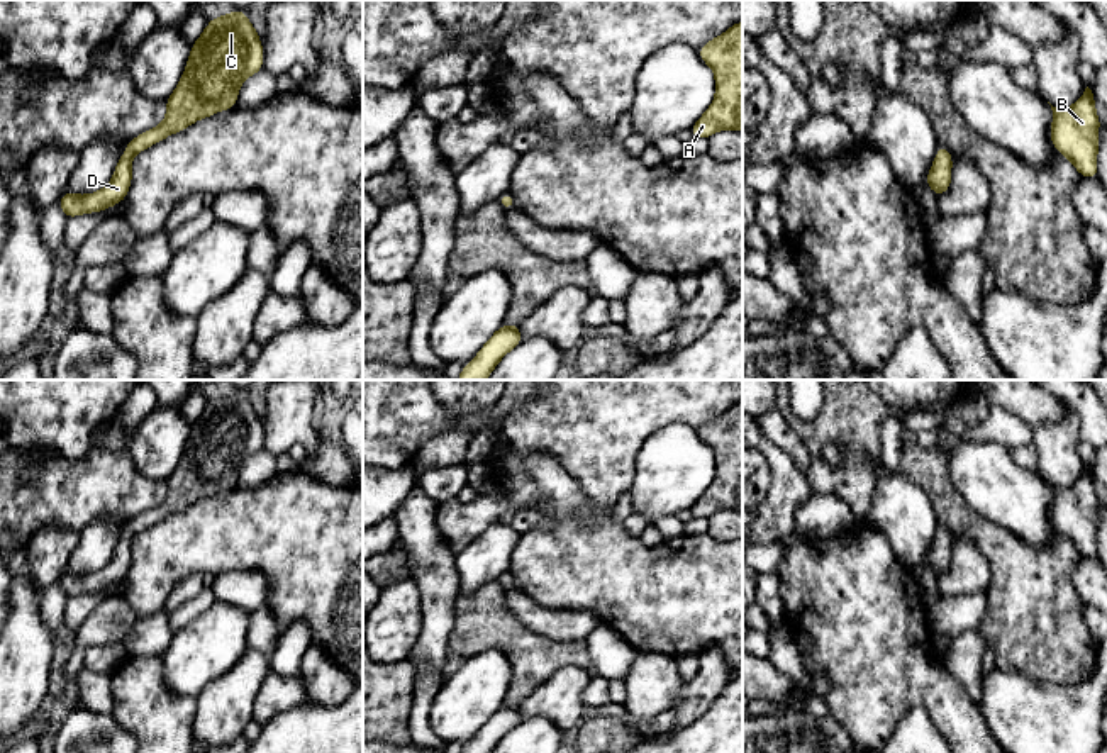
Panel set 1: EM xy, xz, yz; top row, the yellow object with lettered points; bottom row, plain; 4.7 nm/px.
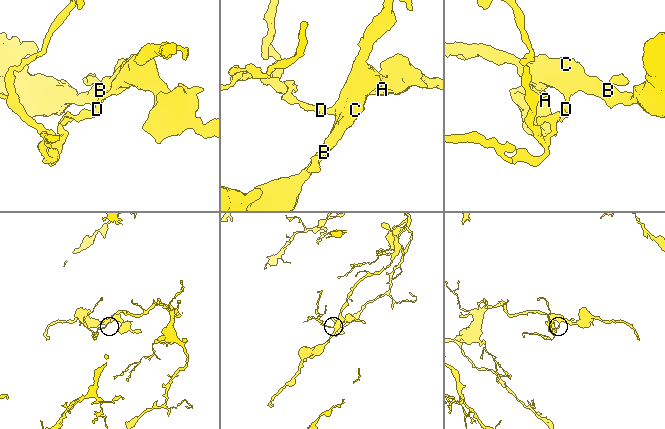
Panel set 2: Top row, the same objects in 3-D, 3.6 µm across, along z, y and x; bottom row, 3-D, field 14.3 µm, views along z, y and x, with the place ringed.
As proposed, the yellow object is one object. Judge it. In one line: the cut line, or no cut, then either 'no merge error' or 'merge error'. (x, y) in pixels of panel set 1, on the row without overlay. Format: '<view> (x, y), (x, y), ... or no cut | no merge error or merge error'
no cut | no merge error

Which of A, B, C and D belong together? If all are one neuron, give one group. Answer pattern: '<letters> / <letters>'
A B C D

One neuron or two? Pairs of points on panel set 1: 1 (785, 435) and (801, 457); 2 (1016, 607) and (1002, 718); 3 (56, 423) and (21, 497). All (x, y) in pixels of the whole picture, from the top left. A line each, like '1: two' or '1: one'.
1: one
2: two
3: two

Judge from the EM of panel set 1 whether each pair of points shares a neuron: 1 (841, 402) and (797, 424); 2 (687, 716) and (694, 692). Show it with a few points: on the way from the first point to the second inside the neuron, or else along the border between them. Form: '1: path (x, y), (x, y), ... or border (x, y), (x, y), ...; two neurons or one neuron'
1: path (831, 412), (817, 426), (807, 426); one neuron
2: path (687, 711), (694, 697); one neuron

